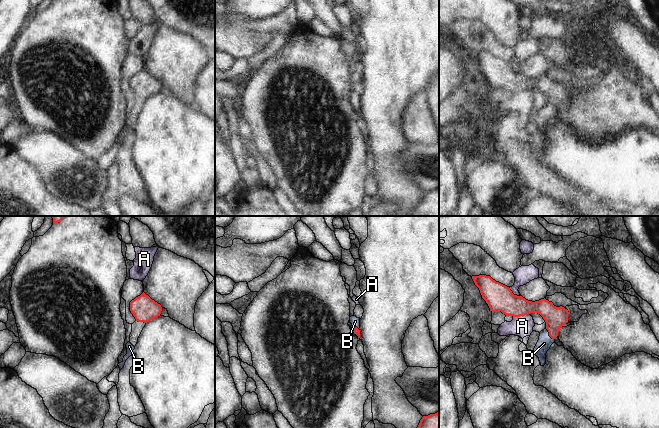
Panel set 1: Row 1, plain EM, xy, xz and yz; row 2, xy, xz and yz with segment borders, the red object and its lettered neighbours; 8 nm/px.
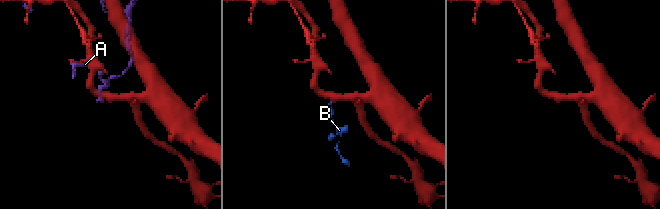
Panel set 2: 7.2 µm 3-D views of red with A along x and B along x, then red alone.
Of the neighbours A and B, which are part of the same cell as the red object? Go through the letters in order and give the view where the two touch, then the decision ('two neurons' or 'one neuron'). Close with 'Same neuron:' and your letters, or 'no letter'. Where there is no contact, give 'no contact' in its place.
A: meets red in yz; two neurons
B: meets red in yz; one neuron
Same neuron: B

